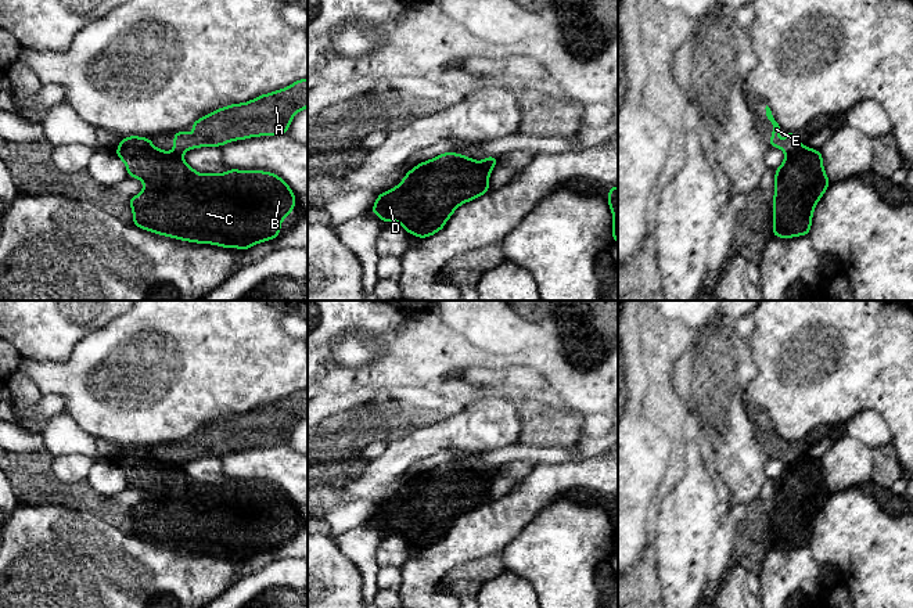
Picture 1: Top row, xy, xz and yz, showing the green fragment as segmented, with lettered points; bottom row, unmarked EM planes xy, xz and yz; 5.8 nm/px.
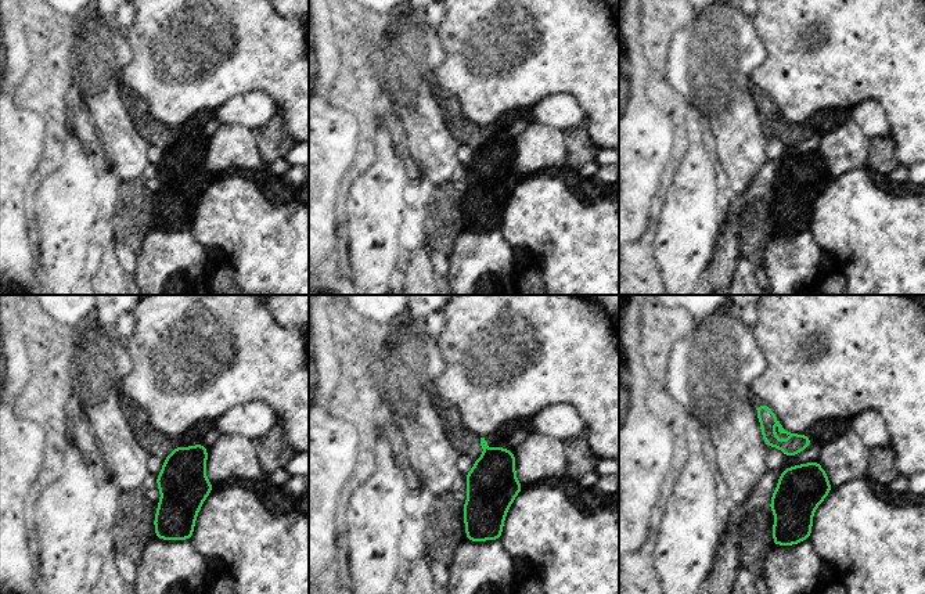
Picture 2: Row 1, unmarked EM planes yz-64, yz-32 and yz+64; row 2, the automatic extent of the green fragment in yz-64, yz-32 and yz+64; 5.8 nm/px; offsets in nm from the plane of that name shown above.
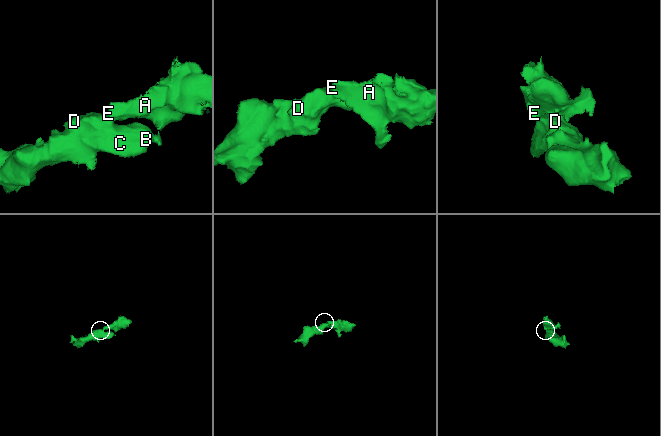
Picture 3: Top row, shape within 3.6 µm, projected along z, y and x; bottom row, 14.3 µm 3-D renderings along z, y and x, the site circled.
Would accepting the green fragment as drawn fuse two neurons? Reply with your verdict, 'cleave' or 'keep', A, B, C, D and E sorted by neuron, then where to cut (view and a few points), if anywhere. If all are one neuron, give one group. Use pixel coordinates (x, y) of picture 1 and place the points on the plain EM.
keep; groups A B C D E; cut none

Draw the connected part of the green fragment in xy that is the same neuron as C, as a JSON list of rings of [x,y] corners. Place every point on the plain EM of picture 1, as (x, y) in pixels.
[[[308,388],[290,396],[260,404],[251,411],[230,414],[198,428],[184,440],[173,443],[173,461],[157,458],[150,447],[127,446],[114,461],[125,474],[127,488],[144,493],[143,500],[127,508],[133,532],[145,542],[222,558],[251,557],[280,547],[281,532],[296,515],[295,503],[276,483],[265,481],[229,479],[224,483],[202,485],[193,479],[183,464],[201,457],[222,457],[237,450],[285,445],[294,427],[308,418]]]

